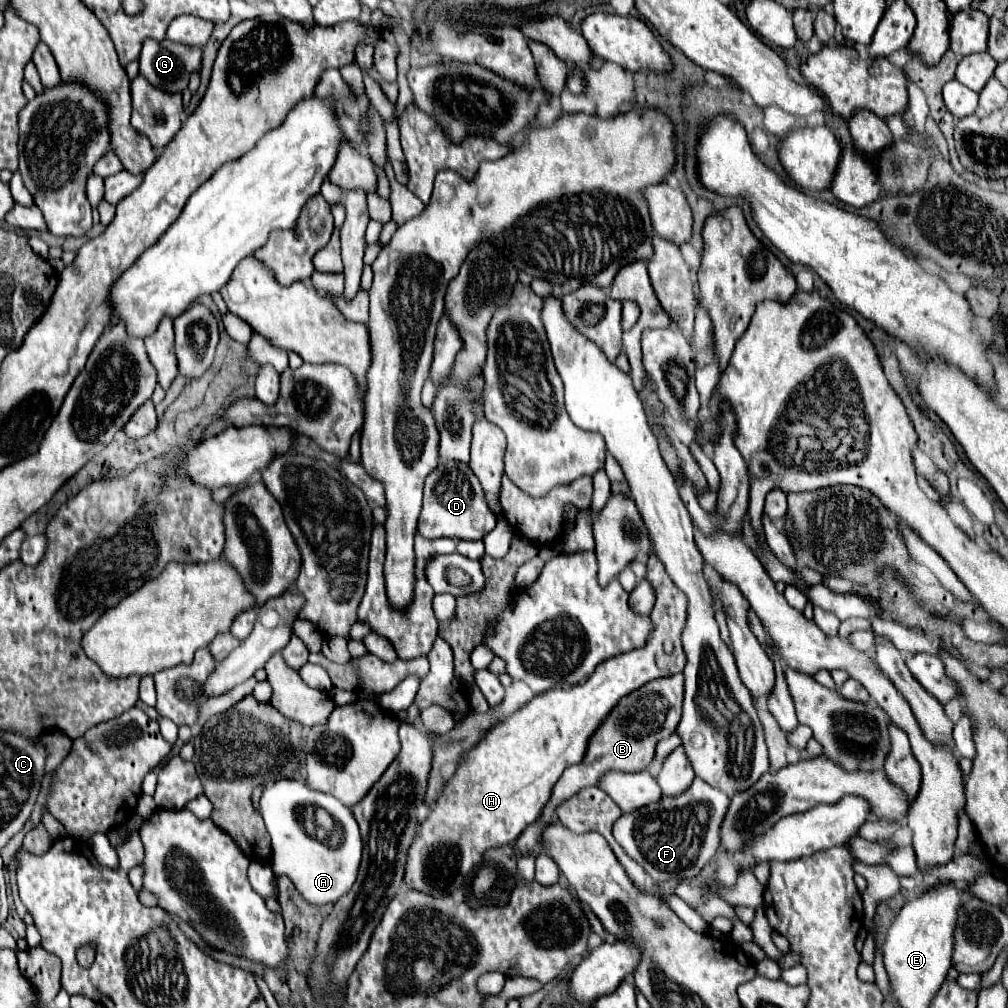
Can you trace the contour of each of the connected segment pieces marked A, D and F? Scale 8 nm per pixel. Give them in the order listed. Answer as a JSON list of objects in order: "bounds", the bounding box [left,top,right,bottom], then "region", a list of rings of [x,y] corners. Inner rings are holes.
[{"bounds":[260,779,362,905],"region":[[[278,779],[264,789],[260,799],[260,813],[272,839],[272,869],[276,877],[286,875],[294,883],[298,893],[304,897],[304,901],[312,905],[336,903],[342,895],[346,895],[346,891],[350,891],[350,887],[356,881],[356,873],[358,873],[358,865],[362,857],[362,839],[360,839],[358,823],[348,807],[344,807],[332,795],[314,791],[314,789],[306,791],[304,781]],[[298,791],[302,791],[302,803],[326,809],[332,815],[332,819],[338,825],[342,825],[344,839],[338,847],[332,849],[320,843],[318,839],[310,839],[306,835],[302,823],[298,823]]]},{"bounds":[418,461,496,539],"region":[[[440,461],[424,483],[424,505],[418,519],[418,533],[424,539],[482,539],[494,525],[496,517],[488,509],[484,491],[472,469],[466,463]]]},{"bounds":[614,777,730,883],"region":[[[696,777],[684,793],[676,797],[662,795],[656,803],[622,815],[614,823],[614,839],[624,853],[654,879],[654,883],[680,883],[698,877],[714,859],[720,847],[720,827],[728,805],[730,801],[722,791],[706,787],[706,783]]]}]

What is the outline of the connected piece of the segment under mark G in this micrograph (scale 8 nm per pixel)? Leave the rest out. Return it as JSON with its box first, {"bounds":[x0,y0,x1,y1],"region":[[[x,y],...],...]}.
{"bounds":[140,41,202,93],"region":[[[146,41],[140,55],[140,73],[150,85],[168,91],[182,93],[188,87],[190,75],[202,71],[202,49],[182,43],[154,43]]]}

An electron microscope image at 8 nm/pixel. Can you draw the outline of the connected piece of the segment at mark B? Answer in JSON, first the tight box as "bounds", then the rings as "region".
{"bounds":[514,673,684,853],"region":[[[678,673],[672,677],[654,679],[646,683],[644,687],[640,687],[638,691],[630,693],[630,697],[622,699],[618,707],[614,707],[614,711],[610,713],[610,719],[606,719],[606,723],[602,723],[602,727],[594,733],[594,739],[590,739],[586,759],[564,771],[564,775],[560,777],[560,781],[556,783],[552,791],[552,799],[548,807],[544,809],[542,817],[518,837],[514,851],[516,853],[538,853],[540,851],[538,831],[542,831],[542,827],[548,821],[556,821],[554,809],[558,807],[558,803],[576,795],[582,787],[596,785],[604,773],[608,771],[644,771],[654,757],[656,743],[662,739],[668,739],[676,731],[676,725],[682,715],[682,697],[684,697],[684,677],[682,673]]]}

